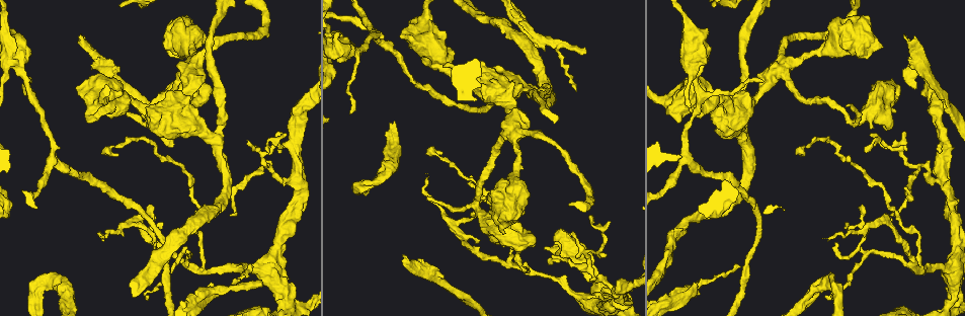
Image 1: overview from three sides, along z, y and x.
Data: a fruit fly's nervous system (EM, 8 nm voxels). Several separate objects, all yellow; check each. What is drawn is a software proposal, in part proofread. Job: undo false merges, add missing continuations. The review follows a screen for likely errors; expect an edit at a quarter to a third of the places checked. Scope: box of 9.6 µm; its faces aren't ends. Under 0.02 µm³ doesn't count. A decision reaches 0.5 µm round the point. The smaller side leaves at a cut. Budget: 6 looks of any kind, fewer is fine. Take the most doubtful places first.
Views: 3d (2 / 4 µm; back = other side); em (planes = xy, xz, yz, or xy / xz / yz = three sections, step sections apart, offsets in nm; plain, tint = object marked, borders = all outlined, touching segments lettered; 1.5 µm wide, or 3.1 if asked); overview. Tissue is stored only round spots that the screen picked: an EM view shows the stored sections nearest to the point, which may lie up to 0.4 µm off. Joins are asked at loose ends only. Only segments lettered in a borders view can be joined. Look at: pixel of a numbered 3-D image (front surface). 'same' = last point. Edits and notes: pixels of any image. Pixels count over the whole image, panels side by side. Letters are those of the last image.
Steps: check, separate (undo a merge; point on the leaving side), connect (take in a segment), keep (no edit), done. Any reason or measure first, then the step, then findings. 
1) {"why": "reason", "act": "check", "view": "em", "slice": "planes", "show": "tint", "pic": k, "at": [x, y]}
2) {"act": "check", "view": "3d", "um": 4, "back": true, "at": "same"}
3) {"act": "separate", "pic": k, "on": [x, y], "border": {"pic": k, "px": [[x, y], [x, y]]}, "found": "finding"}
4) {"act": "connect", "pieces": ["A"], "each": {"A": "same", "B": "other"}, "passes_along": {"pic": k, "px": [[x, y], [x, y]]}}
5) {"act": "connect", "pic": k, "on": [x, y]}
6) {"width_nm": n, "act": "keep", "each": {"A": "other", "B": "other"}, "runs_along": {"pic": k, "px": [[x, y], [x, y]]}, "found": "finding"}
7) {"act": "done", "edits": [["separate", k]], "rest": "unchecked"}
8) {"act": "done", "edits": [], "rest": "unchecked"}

{"why": "four arms meet", "act": "check", "view": "3d", "um": 4, "pic": 1, "at": [918, 270]}

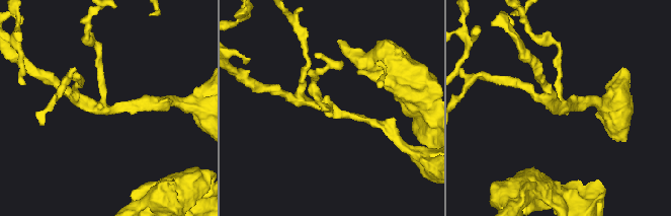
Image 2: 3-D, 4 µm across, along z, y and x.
{"act": "check", "view": "em", "slice": "planes", "show": "tint", "pic": 2, "at": [559, 103]}

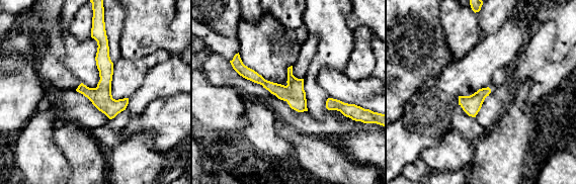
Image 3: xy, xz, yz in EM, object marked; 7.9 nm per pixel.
{"act": "check", "view": "em", "slice": "planes", "show": "borders", "at": "same"}

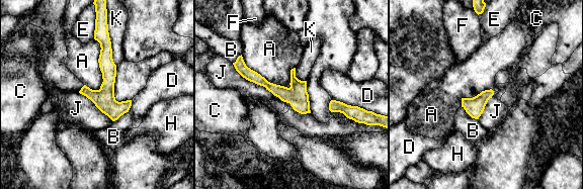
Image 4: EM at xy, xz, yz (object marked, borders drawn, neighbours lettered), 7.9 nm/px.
{"arms": 4, "act": "keep", "each": {"A": "other", "B": "other", "C": "other", "D": "other", "E": "other", "F": "other", "H": "other", "J": "other", "K": "other"}, "runs_along": {"pic": 4, "px": [[102, 34], [107, 103], [114, 117]]}, "found": "one neuron here"}

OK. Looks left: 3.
{"why": "an open end", "act": "check", "view": "em", "slice": "xz", "step": 8, "show": "borders", "pic": 1, "at": [701, 287]}

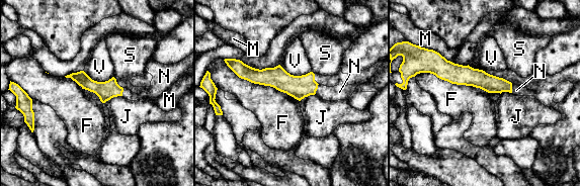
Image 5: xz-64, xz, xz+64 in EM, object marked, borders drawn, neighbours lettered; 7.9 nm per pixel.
{"act": "check", "view": "em", "slice": "planes", "show": "borders", "at": "same"}

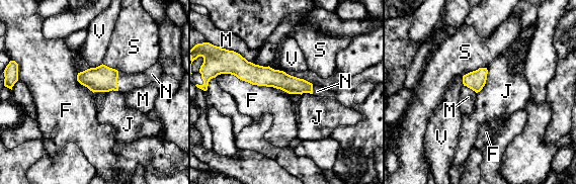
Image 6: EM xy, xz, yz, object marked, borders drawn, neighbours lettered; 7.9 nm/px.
{"act": "connect", "pieces": ["N"], "each": {"F": "other", "J": "other", "M": "other", "N": "same", "S": "other", "V": "other"}, "passes_along": {"pic": 6, "px": [[102, 78], [116, 81], [126, 82]]}, "found": "the neuron continues"}

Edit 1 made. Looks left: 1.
{"act": "check", "view": "em", "slice": "planes", "show": "borders", "pic": 1, "at": [891, 219]}

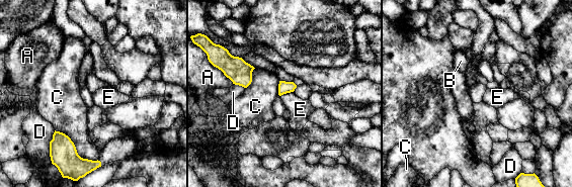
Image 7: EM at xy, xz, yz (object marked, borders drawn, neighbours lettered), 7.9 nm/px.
{"width_nm": 100, "act": "keep", "each": {"A": "other", "B": "other", "C": "other", "D": "other", "E": "other"}, "border": {"pic": 7, "px": [[293, 91], [283, 93], [280, 96]]}, "found": "no lettered segment goes on from it"}

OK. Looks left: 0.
{"act": "done", "edits": [["connect", 6]], "rest": "unchecked"}

